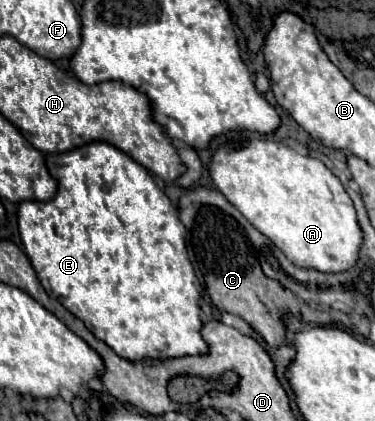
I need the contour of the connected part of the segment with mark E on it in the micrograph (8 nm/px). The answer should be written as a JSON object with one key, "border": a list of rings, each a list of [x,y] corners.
{"border":[[[89,142],[83,148],[69,150],[67,154],[47,154],[47,168],[51,176],[57,180],[57,194],[49,202],[21,202],[17,208],[17,224],[19,224],[19,236],[23,240],[23,249],[28,260],[33,266],[41,286],[45,292],[59,300],[73,316],[83,320],[83,324],[109,348],[113,348],[121,358],[127,360],[143,360],[143,358],[179,358],[187,354],[205,354],[207,344],[201,338],[201,318],[199,318],[199,296],[201,296],[201,284],[195,278],[193,266],[189,262],[187,250],[185,250],[185,226],[181,224],[175,206],[165,196],[165,192],[155,184],[155,180],[149,176],[149,172],[137,164],[131,156],[121,152],[119,148],[107,144],[107,142]]]}

